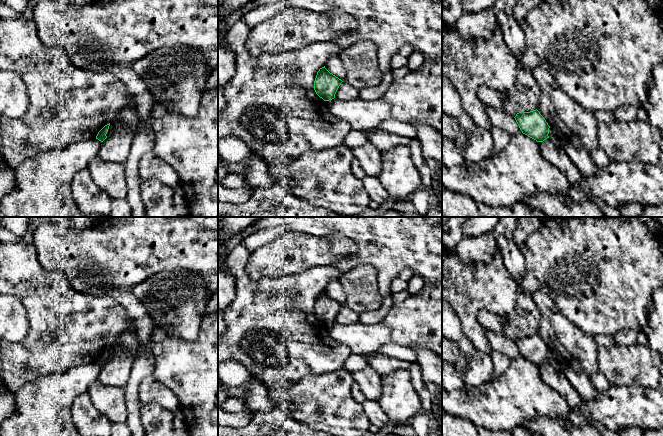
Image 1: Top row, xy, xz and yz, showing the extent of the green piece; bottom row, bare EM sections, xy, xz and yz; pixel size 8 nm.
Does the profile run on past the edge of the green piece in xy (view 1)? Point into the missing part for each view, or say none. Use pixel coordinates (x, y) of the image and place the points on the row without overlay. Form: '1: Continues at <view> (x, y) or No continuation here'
1: No continuation here

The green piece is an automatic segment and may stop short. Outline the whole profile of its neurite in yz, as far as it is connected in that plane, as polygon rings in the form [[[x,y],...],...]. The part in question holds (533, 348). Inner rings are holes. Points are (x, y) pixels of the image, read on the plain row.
[[[537,333],[530,336],[519,336],[514,342],[522,357],[528,361],[537,366],[543,366],[549,362],[550,350]]]

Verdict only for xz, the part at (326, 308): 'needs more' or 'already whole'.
already whole

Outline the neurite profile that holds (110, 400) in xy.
[[[97,379],[87,392],[95,407],[107,417],[111,423],[126,423],[128,412],[124,389],[102,384]]]

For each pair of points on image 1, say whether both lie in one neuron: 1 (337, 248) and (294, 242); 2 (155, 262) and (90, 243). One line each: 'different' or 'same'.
1: same
2: same

